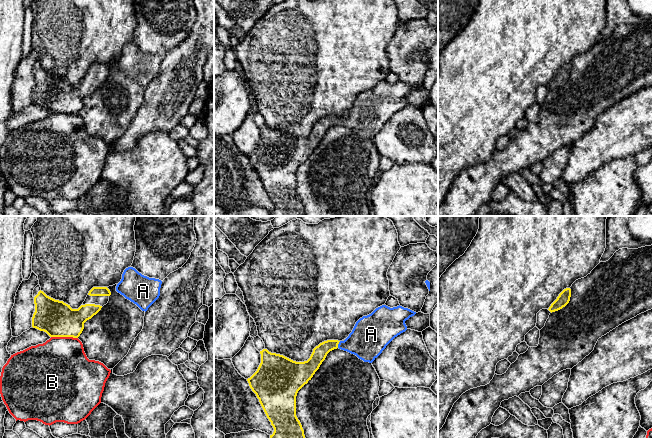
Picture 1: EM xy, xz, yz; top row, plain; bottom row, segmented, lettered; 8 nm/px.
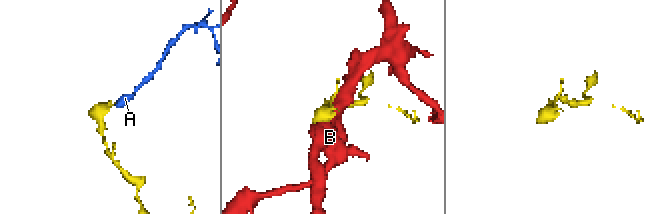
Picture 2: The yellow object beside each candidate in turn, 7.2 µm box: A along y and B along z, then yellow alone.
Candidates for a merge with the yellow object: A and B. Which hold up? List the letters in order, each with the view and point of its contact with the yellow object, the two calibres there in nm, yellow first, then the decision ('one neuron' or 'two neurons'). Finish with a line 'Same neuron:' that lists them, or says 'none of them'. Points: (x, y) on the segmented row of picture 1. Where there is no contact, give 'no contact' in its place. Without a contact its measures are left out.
A: xz (338, 343) | 120/300 nm | one neuron
B: xy (64, 336) | 280/460 nm | one neuron
Same neuron: A, B

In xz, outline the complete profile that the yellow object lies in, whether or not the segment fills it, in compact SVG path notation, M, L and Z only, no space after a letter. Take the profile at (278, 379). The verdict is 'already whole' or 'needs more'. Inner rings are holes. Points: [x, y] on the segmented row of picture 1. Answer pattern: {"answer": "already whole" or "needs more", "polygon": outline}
{"answer": "needs more", "polygon": "M382 305L360 318L344 341L320 343L304 362L293 361L267 349L260 351L261 363L247 381L274 428L270 438L305 438L296 416L296 396L330 351L339 348L372 363L395 337L407 330L405 321L415 314L400 305L393 308Z"}

